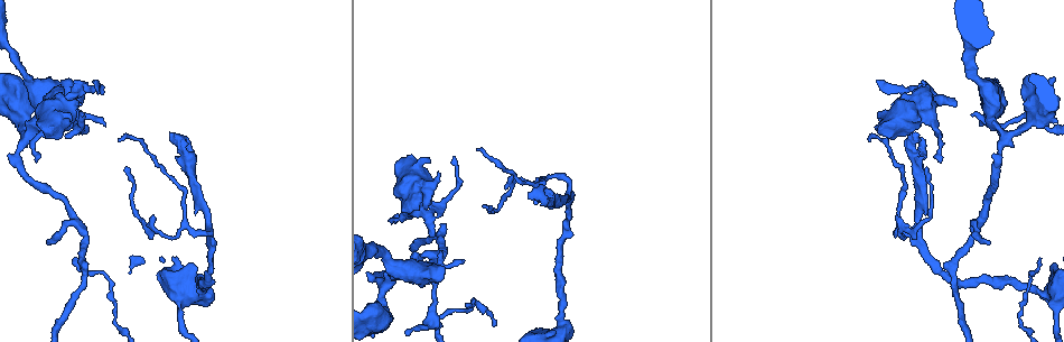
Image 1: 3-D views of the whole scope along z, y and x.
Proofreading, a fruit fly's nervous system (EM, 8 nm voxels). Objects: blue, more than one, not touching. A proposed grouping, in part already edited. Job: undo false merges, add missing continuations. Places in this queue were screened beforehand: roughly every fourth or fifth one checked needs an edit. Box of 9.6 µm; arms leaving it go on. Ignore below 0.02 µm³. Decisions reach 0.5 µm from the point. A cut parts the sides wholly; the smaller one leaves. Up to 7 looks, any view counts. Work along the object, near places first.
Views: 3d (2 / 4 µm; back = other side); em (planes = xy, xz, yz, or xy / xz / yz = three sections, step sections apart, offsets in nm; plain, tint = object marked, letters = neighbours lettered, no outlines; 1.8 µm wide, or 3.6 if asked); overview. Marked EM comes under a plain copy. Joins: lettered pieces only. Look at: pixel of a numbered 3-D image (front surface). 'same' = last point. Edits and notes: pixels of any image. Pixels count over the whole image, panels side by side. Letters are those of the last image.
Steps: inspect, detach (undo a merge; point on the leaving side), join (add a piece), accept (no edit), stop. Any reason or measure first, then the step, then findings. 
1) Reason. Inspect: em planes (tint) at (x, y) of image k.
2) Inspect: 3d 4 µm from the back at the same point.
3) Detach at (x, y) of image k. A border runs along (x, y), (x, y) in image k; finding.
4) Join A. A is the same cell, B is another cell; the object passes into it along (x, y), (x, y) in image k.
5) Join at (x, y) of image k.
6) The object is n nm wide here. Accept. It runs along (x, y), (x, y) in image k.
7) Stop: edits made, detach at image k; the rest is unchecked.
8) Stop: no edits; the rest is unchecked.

A fork. Inspect: em xz step 16 (tint) at (571, 197) of image 1.

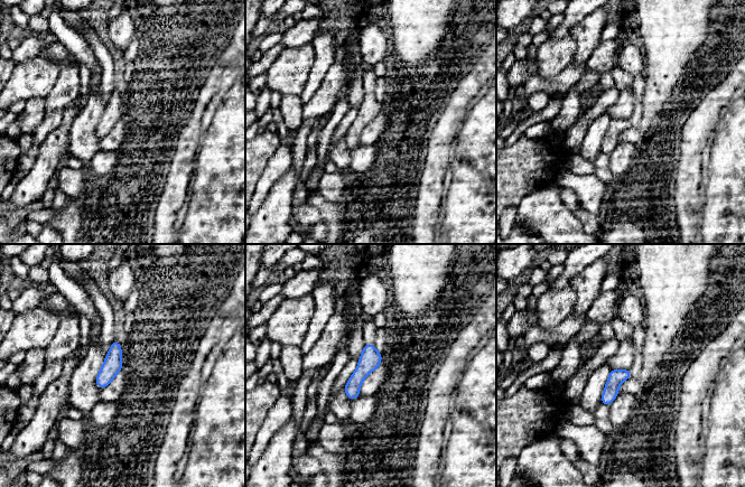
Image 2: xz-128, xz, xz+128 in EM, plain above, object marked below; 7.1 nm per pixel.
Inspect: em planes (letters) at the same point.

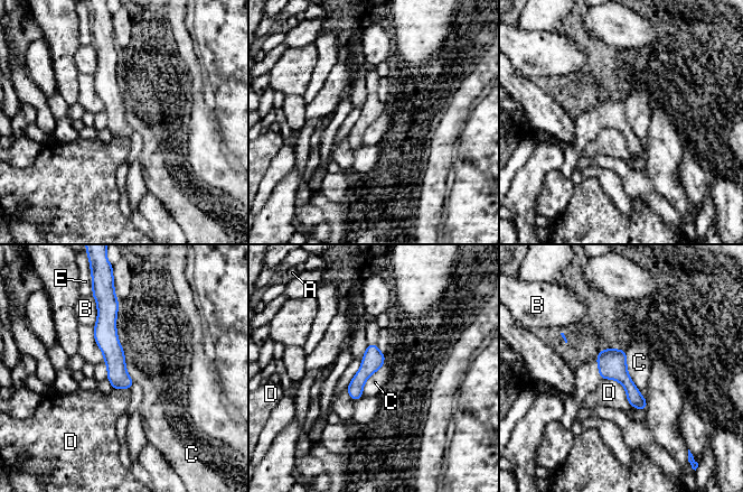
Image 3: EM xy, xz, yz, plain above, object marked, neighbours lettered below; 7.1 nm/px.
Accept. A, B, C, D and E are other cells; it runs along (111, 304), (109, 344), (128, 386) in image 3; one neuron here.

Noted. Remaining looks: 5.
Three arms meet. Inspect: 3d 2 µm at (385, 287) of image 1.

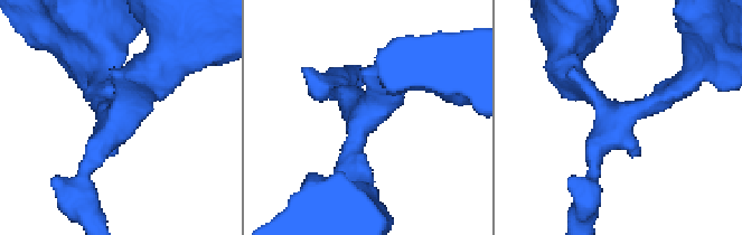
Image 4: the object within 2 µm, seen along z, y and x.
3 arms meet here; the arms are 190, 240, 280 nm wide; need the tissue. Inspect: em planes (letters) at (361, 122) of image 4.

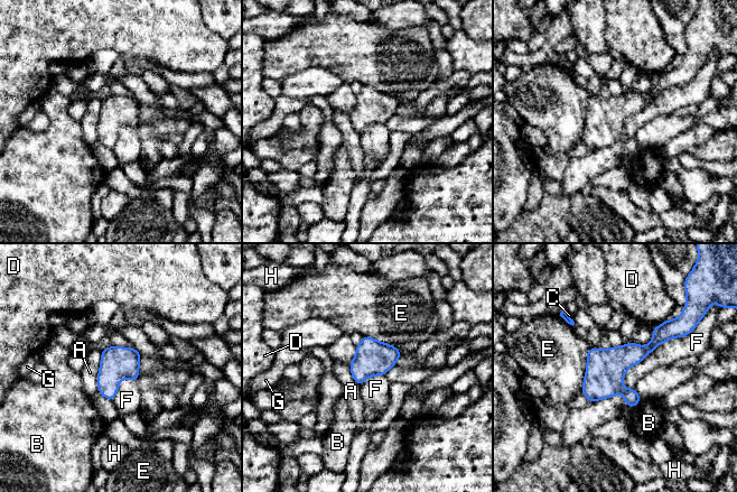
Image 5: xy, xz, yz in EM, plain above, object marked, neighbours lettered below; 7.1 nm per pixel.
The object is 240 nm wide here; the longest contact is with F, 600 nm. Accept. A, B, C, D, E, F, G and H are other cells; all the same neuron.

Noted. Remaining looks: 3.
Branch stops here. Inspect: em xz step 8 (letters) at (79, 105) of image 1.

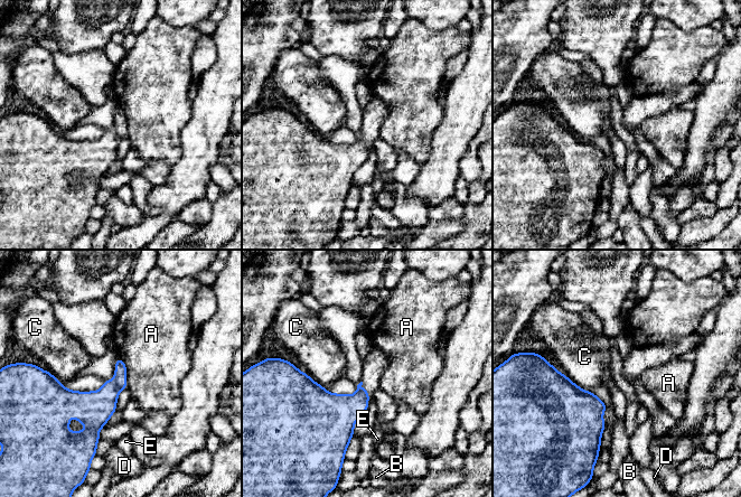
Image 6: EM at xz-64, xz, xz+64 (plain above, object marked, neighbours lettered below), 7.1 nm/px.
Accept. A, B, C, D and E are other cells; a border runs along (119, 356), (125, 367), (127, 384) in image 6; none of them fits.

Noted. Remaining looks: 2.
Stop: no edits; the rest is unchecked.

